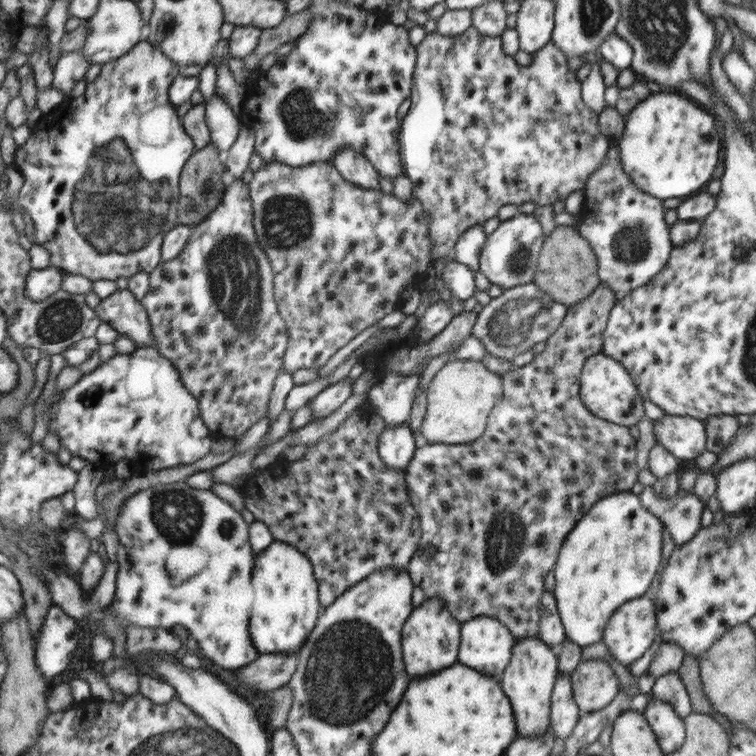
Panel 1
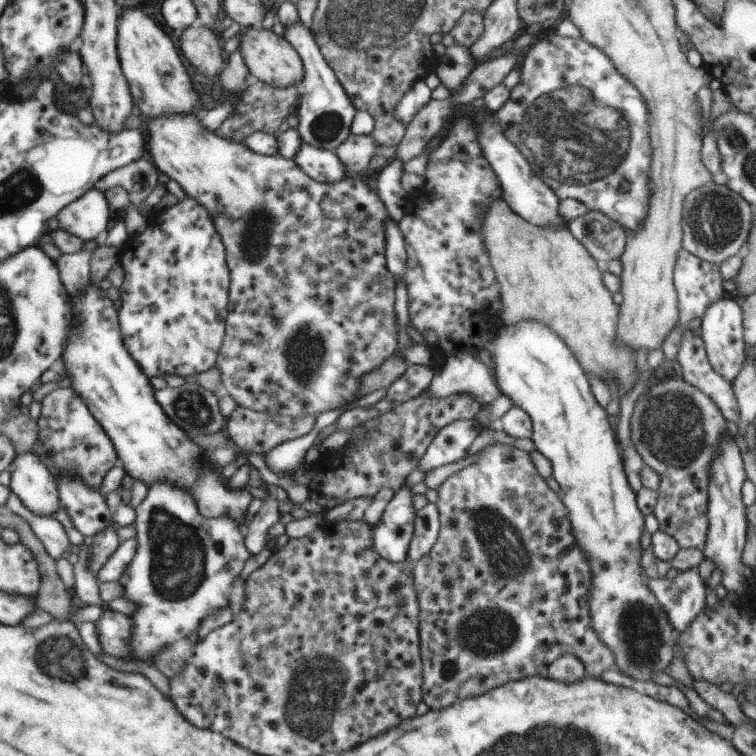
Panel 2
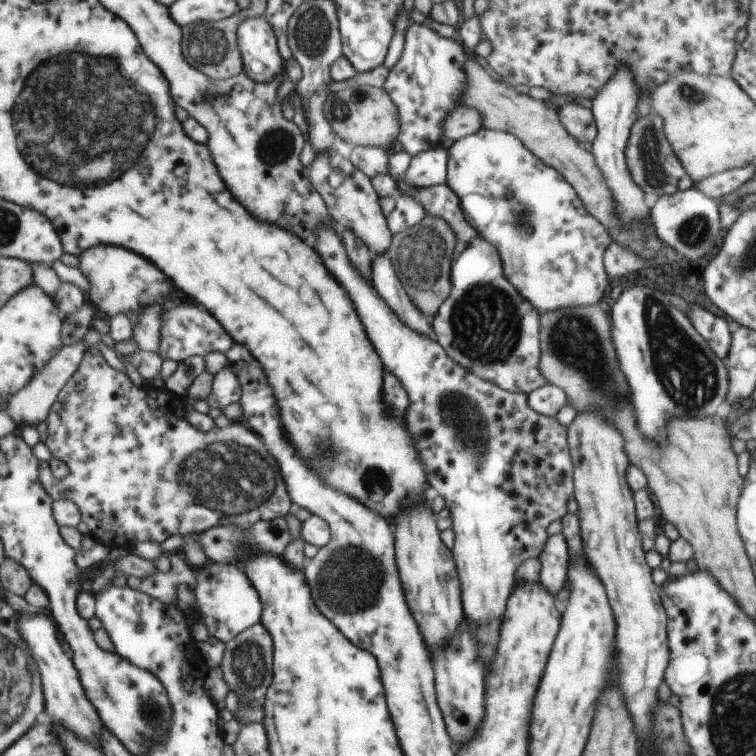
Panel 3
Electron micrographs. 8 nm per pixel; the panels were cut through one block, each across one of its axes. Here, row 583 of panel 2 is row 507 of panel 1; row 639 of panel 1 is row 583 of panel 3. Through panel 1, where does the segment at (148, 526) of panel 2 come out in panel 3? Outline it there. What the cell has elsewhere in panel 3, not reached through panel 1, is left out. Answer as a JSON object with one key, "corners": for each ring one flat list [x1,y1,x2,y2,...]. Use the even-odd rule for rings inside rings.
{"corners":[[213,562,198,571,194,587,199,618,209,627,211,635,221,642,230,642,261,621,259,595,239,565]]}

